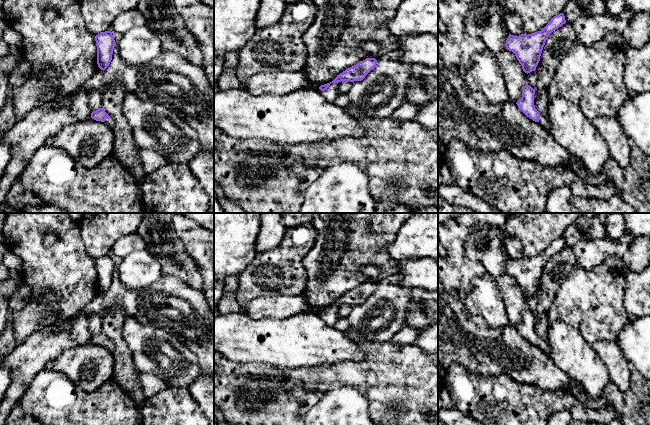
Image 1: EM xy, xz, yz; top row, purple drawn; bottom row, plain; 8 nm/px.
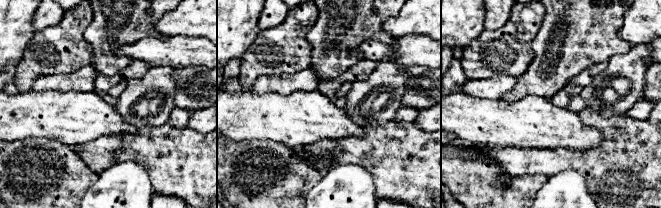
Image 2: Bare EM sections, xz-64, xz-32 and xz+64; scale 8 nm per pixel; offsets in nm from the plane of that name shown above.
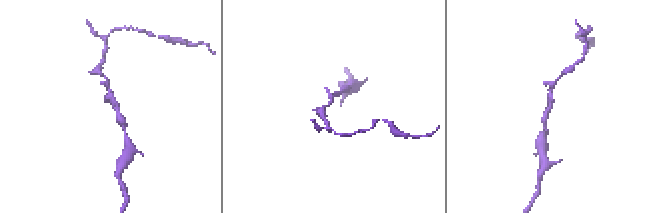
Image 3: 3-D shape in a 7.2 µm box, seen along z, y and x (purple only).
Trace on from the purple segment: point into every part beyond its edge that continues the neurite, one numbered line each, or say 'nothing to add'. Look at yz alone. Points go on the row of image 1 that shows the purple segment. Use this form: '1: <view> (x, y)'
1: yz (543, 121)

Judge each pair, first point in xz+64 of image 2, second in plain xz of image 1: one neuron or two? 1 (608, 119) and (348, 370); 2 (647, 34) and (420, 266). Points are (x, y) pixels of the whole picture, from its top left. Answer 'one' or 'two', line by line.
1: one
2: two

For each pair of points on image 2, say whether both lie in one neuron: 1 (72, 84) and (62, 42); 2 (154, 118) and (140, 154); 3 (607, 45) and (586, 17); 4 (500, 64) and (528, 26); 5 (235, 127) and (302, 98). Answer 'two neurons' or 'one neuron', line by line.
1: two neurons
2: two neurons
3: one neuron
4: one neuron
5: one neuron

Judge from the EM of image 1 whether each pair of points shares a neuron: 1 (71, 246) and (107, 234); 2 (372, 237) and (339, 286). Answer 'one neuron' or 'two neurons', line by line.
1: two neurons
2: one neuron

